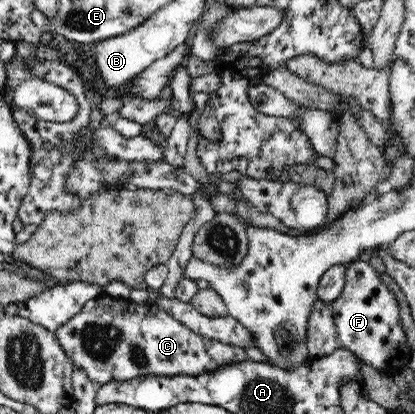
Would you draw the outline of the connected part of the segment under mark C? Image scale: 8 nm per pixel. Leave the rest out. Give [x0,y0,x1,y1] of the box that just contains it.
[56,293,246,385]

